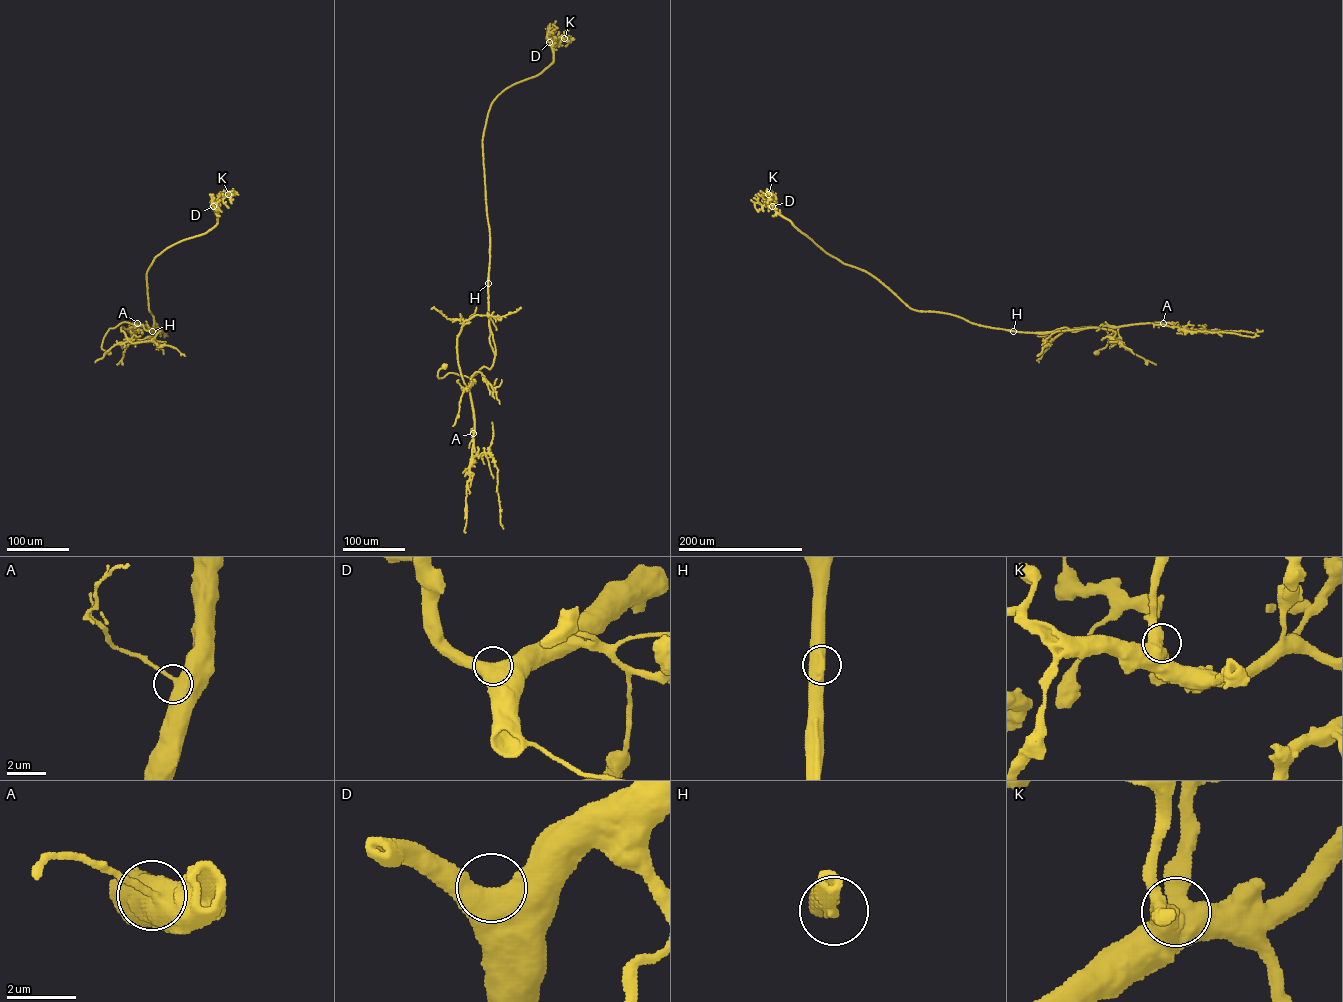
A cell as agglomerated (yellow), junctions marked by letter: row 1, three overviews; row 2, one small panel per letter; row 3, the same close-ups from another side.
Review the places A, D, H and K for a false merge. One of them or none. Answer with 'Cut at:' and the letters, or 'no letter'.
Cut at: H

